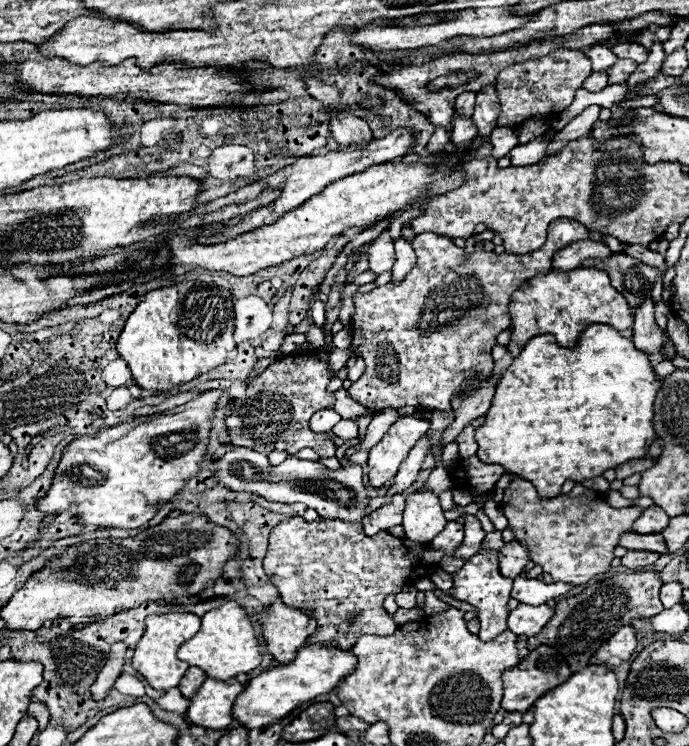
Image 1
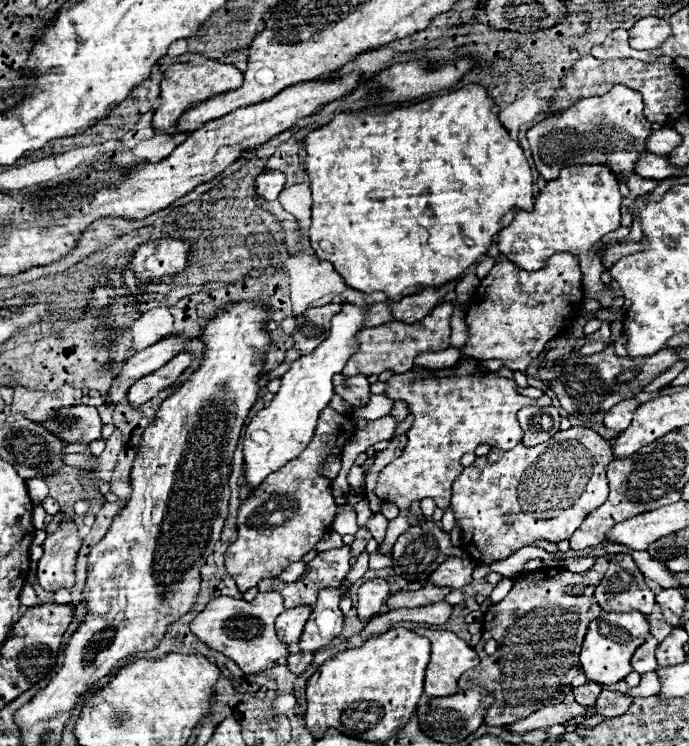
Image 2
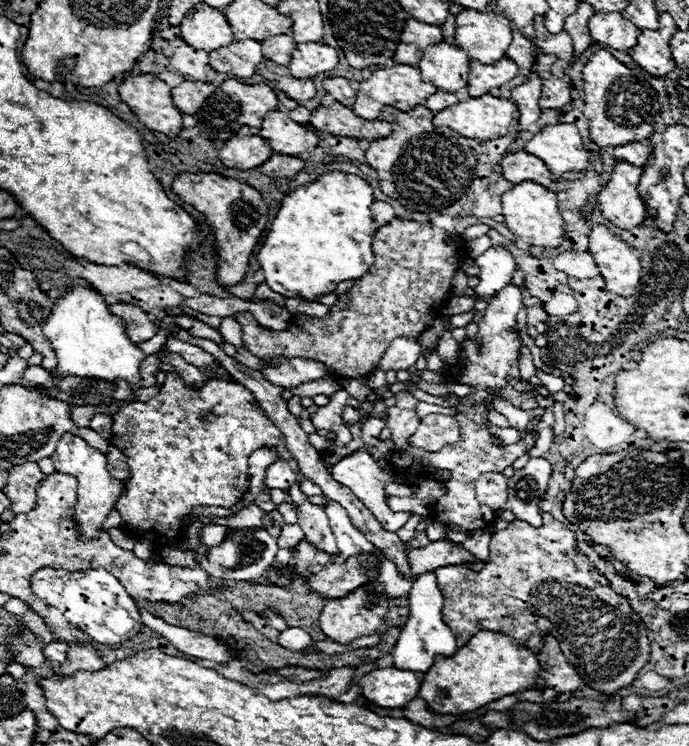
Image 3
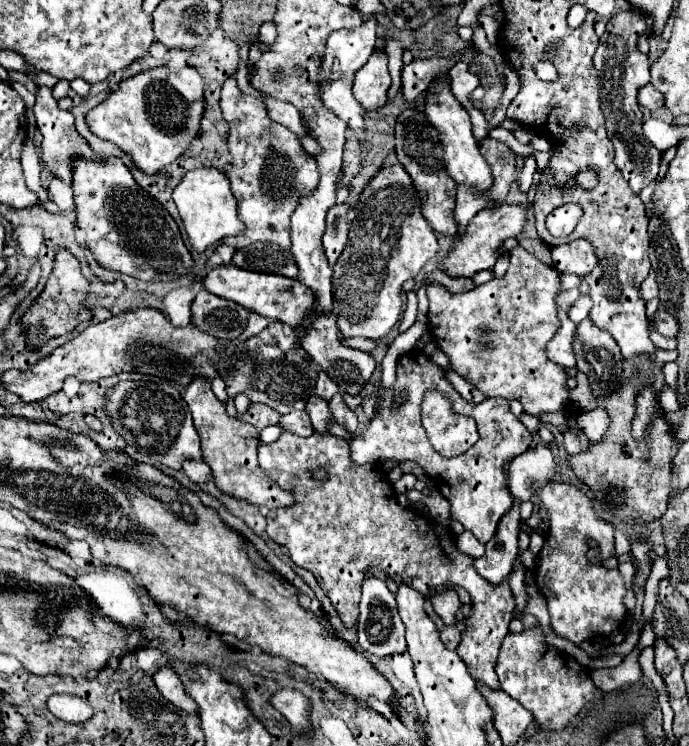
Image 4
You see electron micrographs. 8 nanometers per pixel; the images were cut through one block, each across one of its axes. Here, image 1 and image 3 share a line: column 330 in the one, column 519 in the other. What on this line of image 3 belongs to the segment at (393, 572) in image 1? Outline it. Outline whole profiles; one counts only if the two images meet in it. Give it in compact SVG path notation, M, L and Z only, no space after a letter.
M544 512L542 520L542 528L532 528L528 522L514 520L506 530L494 532L490 538L490 556L478 572L466 566L436 568L434 574L438 578L438 588L446 598L442 618L456 636L458 648L464 646L478 630L492 630L514 638L520 646L532 650L532 654L540 654L542 638L554 636L560 642L566 660L576 668L586 686L602 694L616 694L620 688L630 686L640 668L650 660L646 624L632 610L630 600L616 594L606 576L602 576L598 568L578 552L576 534L562 522L554 520L548 512Z

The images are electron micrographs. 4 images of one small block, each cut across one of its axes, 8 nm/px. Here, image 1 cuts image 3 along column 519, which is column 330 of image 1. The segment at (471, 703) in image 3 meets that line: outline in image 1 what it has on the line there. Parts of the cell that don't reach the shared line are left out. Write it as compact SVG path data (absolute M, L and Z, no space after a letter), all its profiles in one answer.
M326 642L304 646L298 650L296 658L290 664L264 670L246 684L244 688L246 692L242 692L234 702L234 720L244 724L248 730L276 724L280 718L284 718L302 702L332 692L354 670L356 670L356 656L348 650L340 650Z

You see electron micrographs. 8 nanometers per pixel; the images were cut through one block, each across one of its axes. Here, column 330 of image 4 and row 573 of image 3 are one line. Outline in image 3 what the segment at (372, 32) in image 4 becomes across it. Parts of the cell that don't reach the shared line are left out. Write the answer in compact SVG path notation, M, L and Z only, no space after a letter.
M56 566L40 568L32 576L32 592L48 606L60 610L60 614L100 644L120 644L134 638L142 626L136 602L124 590L120 580L104 568L88 570L64 570Z

